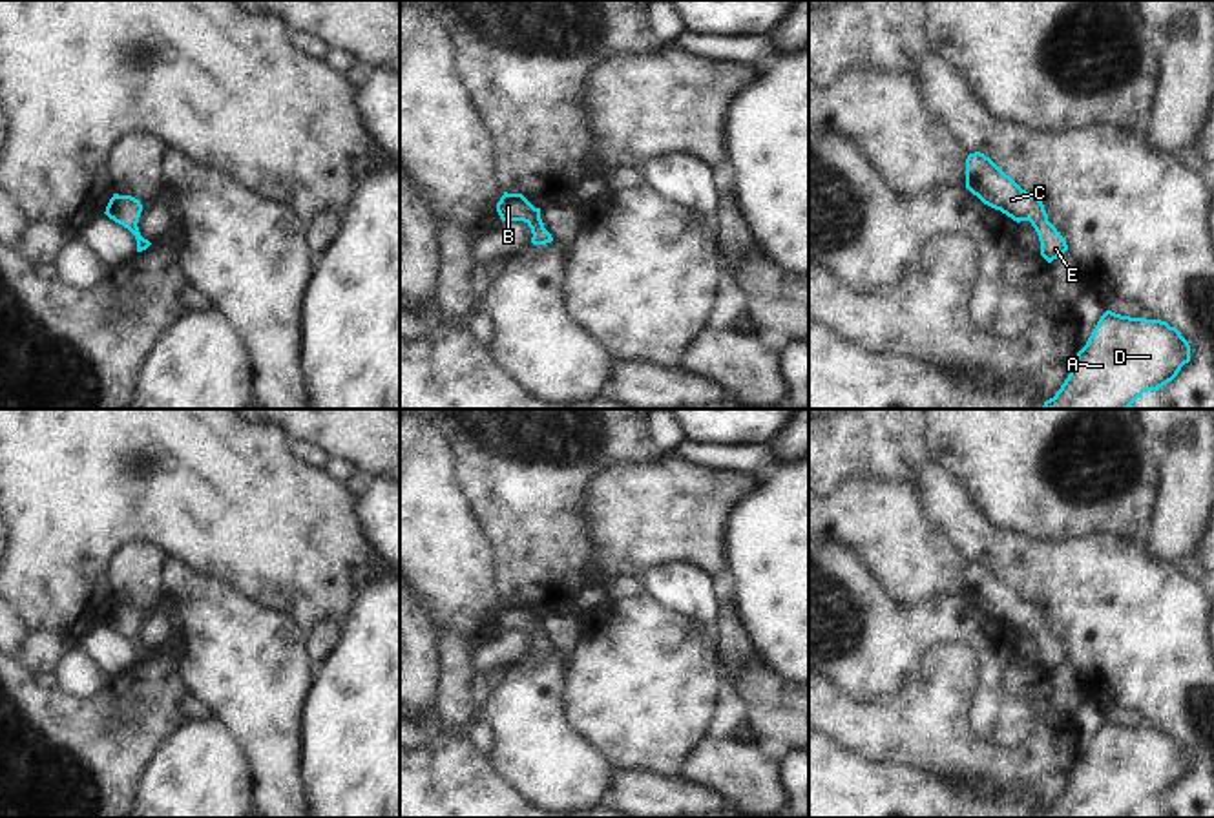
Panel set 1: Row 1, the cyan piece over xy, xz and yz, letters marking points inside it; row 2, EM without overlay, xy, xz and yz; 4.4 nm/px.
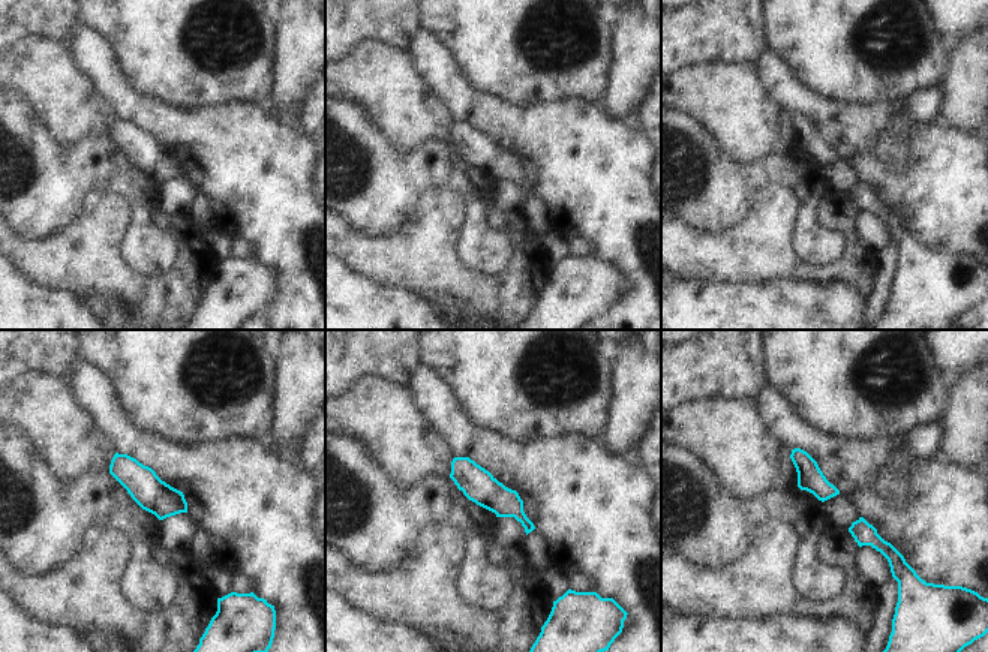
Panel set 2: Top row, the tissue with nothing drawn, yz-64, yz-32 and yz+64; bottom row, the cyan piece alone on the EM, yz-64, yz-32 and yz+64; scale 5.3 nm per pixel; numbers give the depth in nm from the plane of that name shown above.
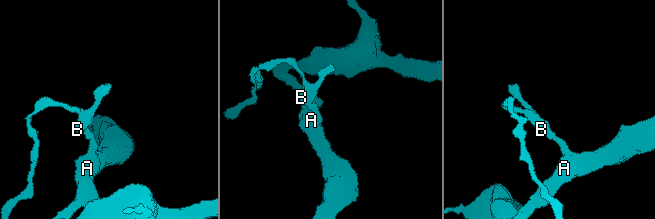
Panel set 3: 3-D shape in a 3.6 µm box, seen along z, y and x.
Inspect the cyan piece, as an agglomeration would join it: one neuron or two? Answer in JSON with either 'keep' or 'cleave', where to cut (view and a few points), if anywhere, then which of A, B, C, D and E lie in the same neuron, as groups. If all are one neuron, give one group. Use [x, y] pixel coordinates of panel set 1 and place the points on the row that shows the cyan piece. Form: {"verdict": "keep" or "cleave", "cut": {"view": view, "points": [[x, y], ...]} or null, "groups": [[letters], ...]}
{"verdict": "keep", "cut": null, "groups": [["A", "B", "C", "D", "E"]]}

